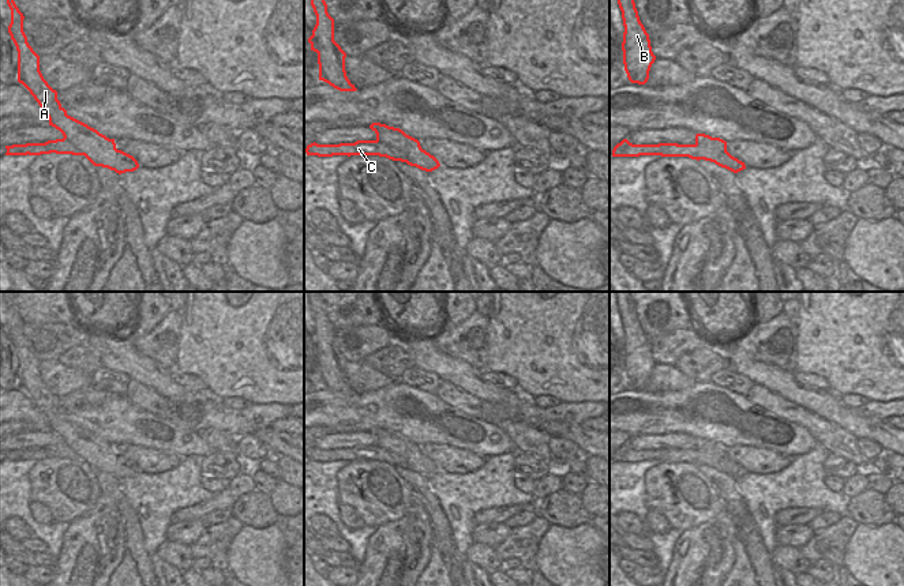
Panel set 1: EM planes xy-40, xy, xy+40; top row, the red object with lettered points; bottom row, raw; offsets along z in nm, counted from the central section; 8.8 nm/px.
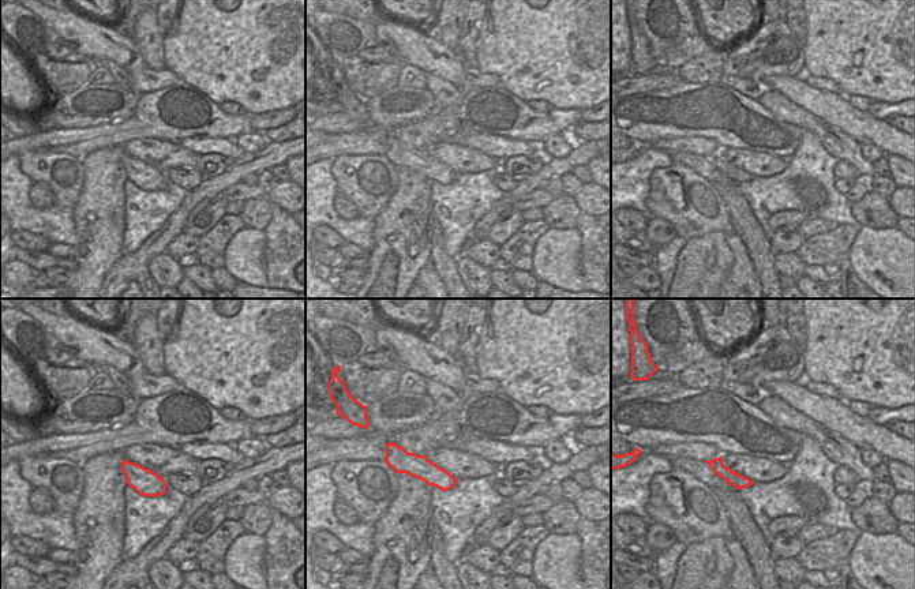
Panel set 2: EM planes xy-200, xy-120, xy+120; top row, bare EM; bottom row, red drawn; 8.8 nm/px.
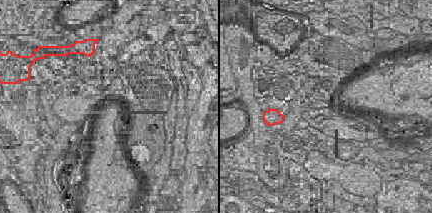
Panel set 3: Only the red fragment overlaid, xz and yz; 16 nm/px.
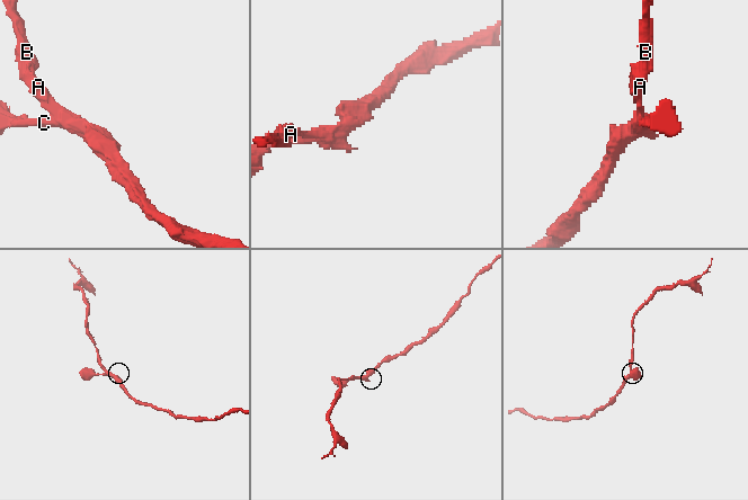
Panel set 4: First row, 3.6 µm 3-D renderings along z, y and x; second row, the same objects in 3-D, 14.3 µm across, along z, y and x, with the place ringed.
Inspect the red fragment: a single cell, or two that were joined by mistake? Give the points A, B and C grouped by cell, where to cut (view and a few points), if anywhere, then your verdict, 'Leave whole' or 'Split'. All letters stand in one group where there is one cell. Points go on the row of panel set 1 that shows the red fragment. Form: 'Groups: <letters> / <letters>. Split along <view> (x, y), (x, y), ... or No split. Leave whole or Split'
Groups: A B / C. Split along xy (377, 139), (402, 149), (408, 156), (408, 162). Split.

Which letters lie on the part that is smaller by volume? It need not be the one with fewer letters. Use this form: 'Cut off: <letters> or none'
Cut off: C

